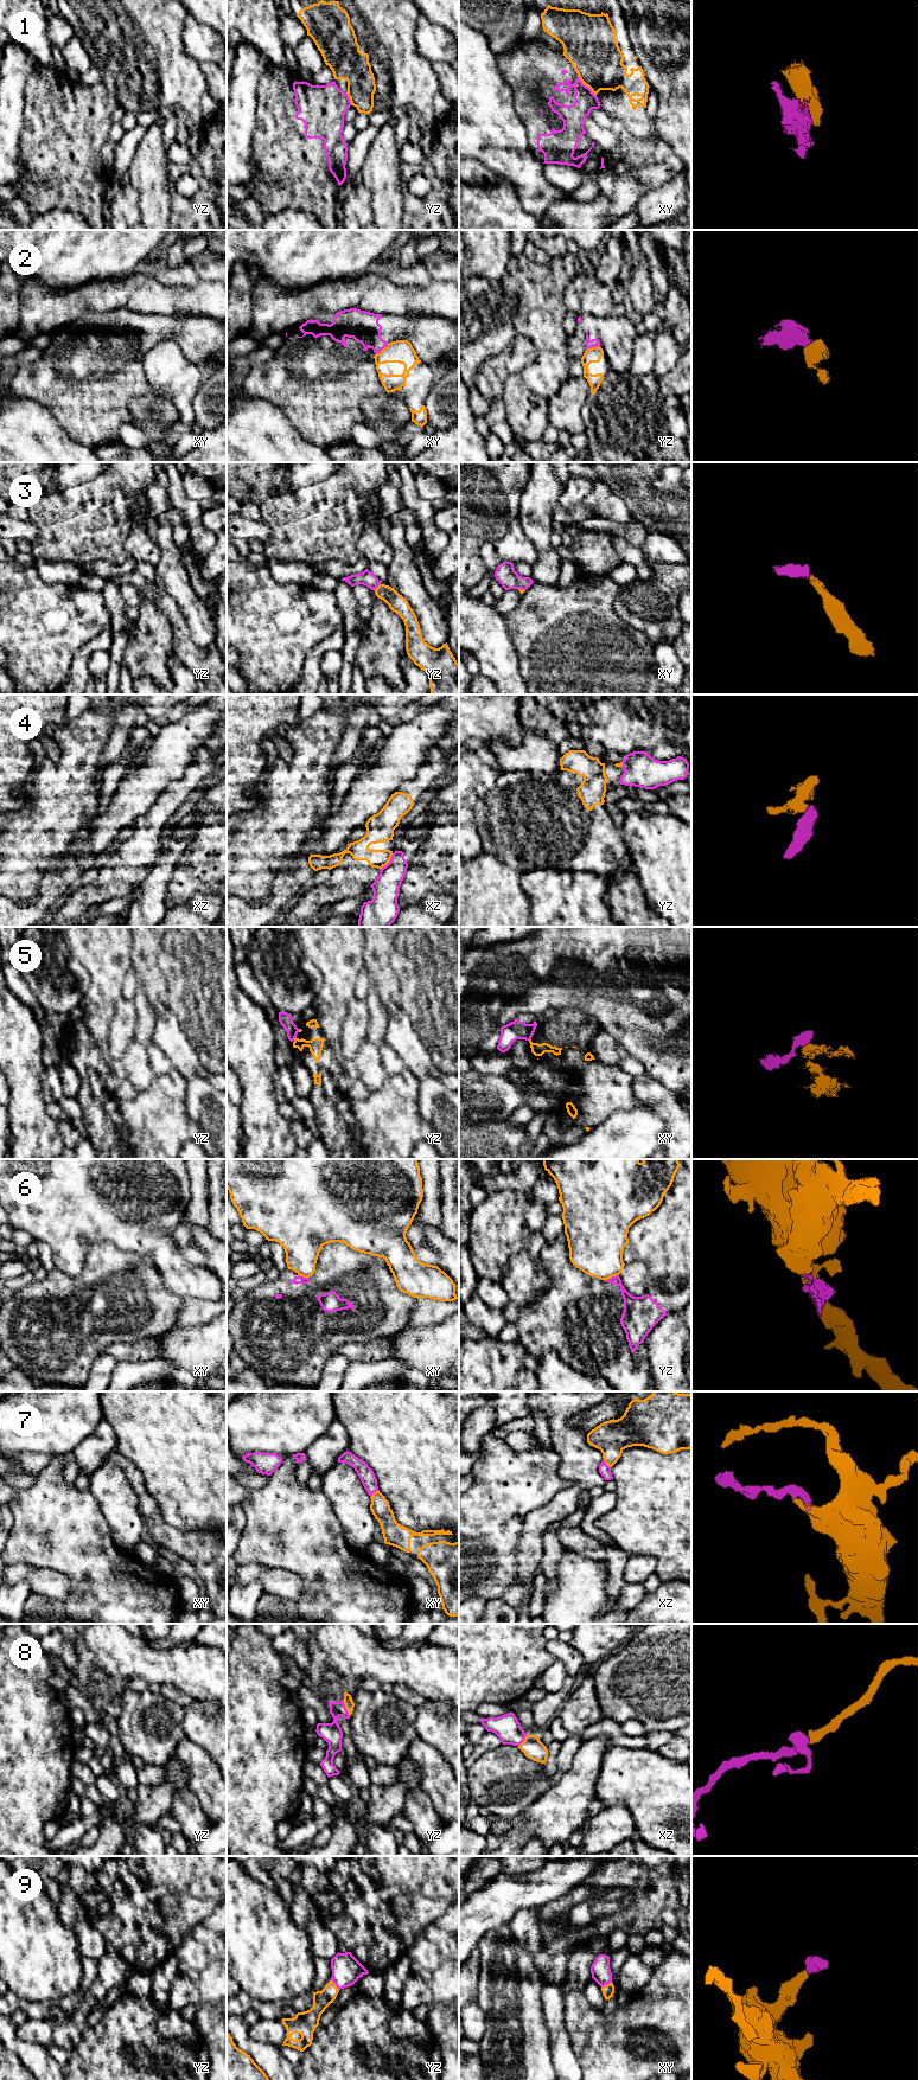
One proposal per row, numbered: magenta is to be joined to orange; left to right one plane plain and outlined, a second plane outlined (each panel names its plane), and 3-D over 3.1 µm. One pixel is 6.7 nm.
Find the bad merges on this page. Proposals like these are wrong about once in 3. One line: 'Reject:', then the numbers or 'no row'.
Reject: 1, 2, 4, 5, 6

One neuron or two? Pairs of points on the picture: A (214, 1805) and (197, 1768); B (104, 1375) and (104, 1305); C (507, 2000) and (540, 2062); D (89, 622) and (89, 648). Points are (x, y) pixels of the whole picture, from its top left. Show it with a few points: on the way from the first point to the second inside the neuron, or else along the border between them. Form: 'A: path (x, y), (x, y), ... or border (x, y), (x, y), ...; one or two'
A: path (214, 1796), (204, 1778); one
B: border (101, 1352), (94, 1361), (88, 1378); two
C: path (514, 2015), (516, 2033), (523, 2040), (524, 2047); one
D: border (110, 627), (87, 641), (71, 661); two

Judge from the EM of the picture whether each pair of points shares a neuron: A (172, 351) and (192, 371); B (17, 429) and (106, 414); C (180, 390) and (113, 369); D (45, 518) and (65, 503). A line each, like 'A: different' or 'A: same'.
A: same
B: different
C: different
D: same

